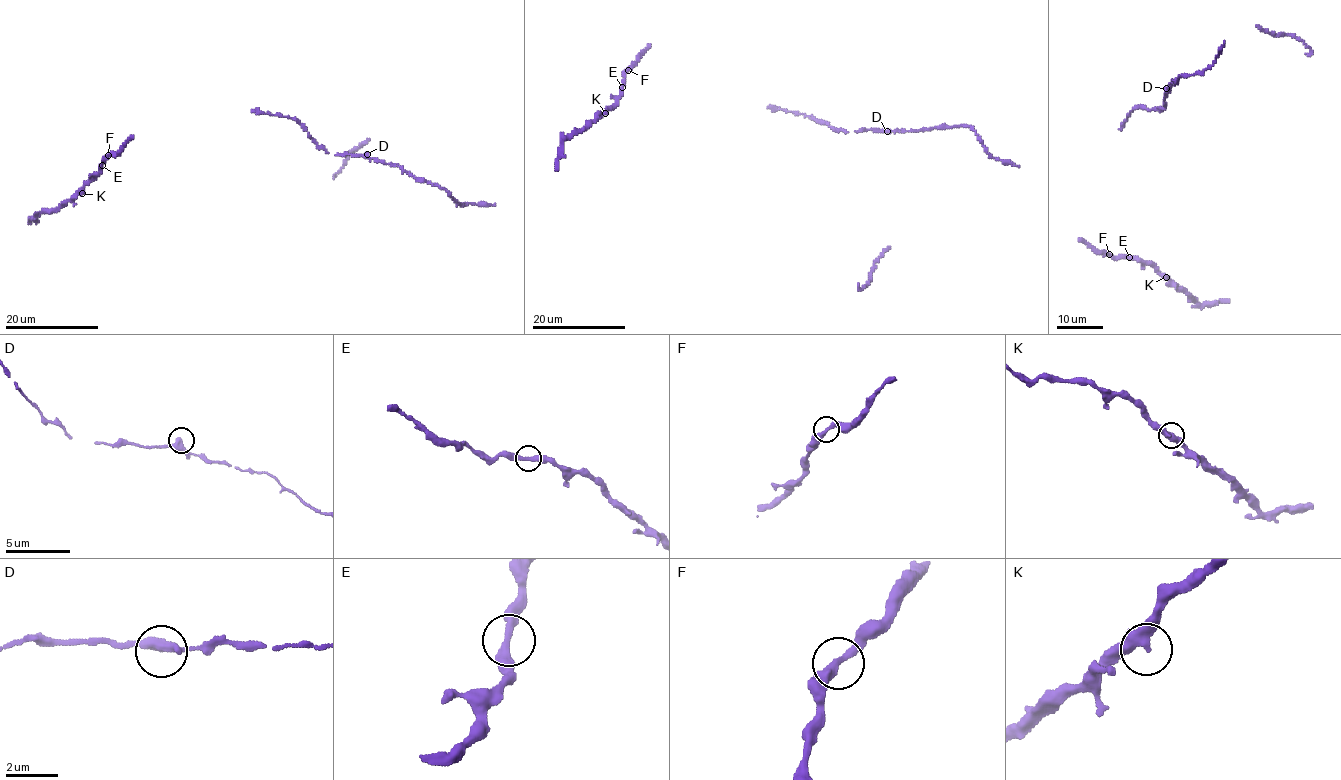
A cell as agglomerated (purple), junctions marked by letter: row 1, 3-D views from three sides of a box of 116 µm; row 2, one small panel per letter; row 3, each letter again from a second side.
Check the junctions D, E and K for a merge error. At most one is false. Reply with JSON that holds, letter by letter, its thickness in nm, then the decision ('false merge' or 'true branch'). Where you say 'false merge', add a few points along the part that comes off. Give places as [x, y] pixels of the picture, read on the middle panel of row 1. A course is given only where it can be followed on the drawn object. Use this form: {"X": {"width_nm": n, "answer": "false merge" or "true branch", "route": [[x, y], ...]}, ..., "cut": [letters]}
{"D": {"width_nm": 360, "answer": "true branch"}, "E": {"width_nm": 340, "answer": "true branch"}, "K": {"width_nm": 380, "answer": "true branch"}, "cut": []}

